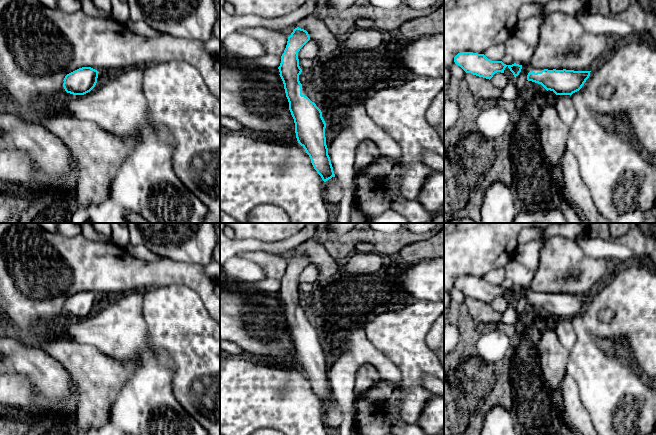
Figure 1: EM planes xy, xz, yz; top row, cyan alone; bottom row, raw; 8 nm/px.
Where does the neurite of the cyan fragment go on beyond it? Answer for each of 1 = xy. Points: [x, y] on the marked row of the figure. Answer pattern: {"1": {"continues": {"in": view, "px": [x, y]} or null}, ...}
{"1": {"continues": null}}

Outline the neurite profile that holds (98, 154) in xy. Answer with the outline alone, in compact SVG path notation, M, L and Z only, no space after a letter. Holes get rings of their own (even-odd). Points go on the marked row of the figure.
M65 110L49 113L42 119L41 125L62 140L75 161L78 179L75 194L78 208L89 204L99 204L106 200L116 172L134 150L135 142L120 138L107 132L95 122L77 118Z

